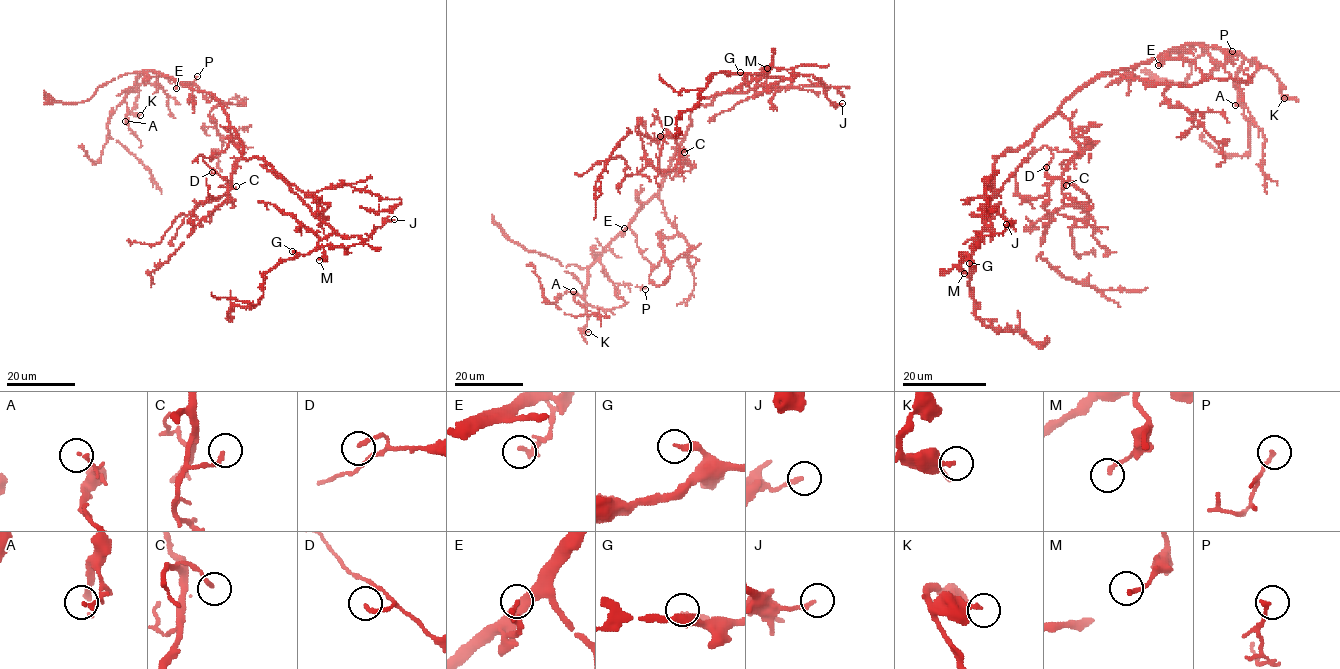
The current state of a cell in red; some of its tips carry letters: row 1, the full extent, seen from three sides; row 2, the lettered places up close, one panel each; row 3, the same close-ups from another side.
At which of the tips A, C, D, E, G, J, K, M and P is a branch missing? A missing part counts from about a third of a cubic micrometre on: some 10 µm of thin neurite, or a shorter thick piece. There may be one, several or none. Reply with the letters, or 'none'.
none

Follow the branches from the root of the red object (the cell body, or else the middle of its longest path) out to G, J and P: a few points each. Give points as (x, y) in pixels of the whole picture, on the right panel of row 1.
G: (1049, 116), (1031, 139), (995, 159), (994, 197), (974, 244), (971, 266), (969, 263)
J: (1049, 116), (1031, 139), (995, 159), (994, 197), (982, 233), (972, 248), (982, 237), (1001, 234), (1006, 224)
P: (1049, 116), (1106, 74), (1148, 63), (1188, 44), (1218, 46), (1229, 62), (1232, 51)

